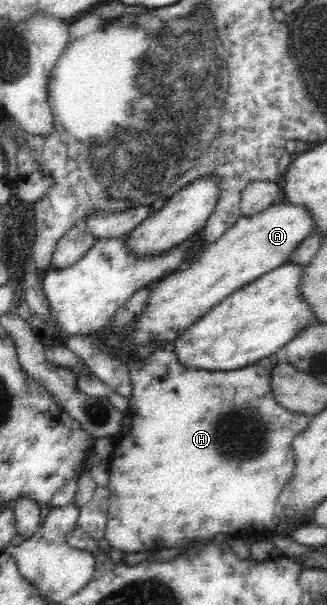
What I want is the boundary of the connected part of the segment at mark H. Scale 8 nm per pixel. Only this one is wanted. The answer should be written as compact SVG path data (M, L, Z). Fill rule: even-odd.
M160 342L157 348L144 359L124 358L132 382L132 395L130 395L129 407L132 413L130 427L122 428L114 439L113 454L108 459L109 475L109 509L107 513L105 535L106 541L112 548L125 552L128 556L139 551L156 551L162 548L182 547L186 543L198 539L208 541L218 533L234 534L240 529L256 527L271 531L278 523L278 509L276 503L280 497L280 491L290 483L295 469L293 439L303 432L310 423L310 417L306 414L298 414L282 407L270 393L270 369L268 365L276 365L276 357L280 354L270 355L259 359L252 365L230 371L208 371L201 369L188 369L182 366L176 354L174 354L173 342Z

